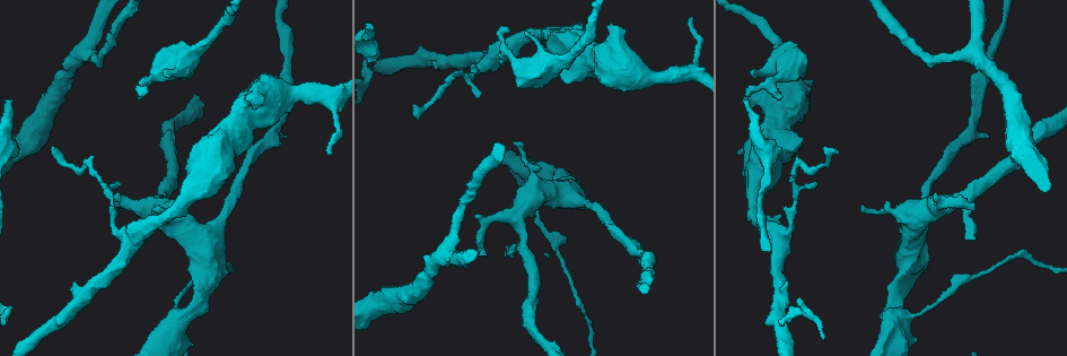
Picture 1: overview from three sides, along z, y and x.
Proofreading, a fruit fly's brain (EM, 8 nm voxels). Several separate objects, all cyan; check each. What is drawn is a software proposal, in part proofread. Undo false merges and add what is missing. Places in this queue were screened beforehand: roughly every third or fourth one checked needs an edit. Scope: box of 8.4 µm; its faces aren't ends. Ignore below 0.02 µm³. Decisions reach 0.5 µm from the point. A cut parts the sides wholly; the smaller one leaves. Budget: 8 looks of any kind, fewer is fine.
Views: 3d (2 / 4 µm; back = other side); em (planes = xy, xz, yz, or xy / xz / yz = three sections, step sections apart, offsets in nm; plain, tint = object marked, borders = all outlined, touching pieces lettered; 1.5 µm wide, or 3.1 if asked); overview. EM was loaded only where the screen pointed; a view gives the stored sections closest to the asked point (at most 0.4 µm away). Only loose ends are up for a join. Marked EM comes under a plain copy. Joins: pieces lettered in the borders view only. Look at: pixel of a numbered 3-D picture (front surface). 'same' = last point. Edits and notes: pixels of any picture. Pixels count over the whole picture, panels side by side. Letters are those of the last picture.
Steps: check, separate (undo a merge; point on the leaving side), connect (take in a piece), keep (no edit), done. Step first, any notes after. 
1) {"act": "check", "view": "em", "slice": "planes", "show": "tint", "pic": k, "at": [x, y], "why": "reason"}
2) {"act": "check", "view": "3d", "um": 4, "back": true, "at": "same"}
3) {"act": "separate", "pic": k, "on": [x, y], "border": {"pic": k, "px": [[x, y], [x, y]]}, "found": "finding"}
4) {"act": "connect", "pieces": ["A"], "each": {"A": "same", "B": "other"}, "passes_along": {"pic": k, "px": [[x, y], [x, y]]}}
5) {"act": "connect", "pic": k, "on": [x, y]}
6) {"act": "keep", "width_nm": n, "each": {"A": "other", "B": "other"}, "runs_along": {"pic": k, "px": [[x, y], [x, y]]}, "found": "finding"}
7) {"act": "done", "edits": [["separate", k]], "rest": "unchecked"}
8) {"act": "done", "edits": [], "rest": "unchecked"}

{"act": "check", "view": "em", "slice": "yz", "step": 8, "show": "borders", "pic": 1, "at": [525, 33], "why": "free end"}

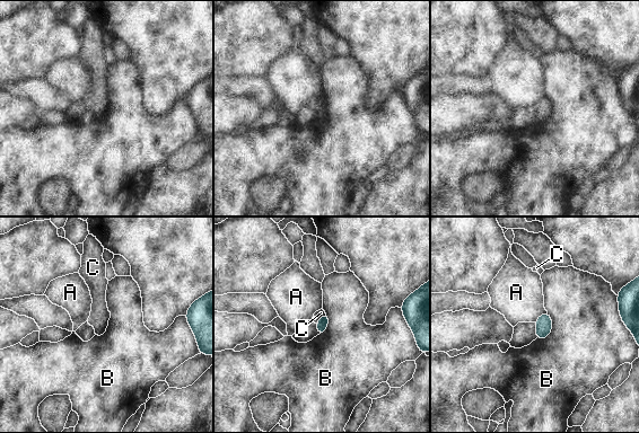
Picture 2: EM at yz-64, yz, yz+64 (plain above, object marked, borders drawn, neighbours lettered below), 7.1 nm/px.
{"act": "check", "view": "em", "slice": "planes", "show": "borders", "at": "same", "why": "another direction"}

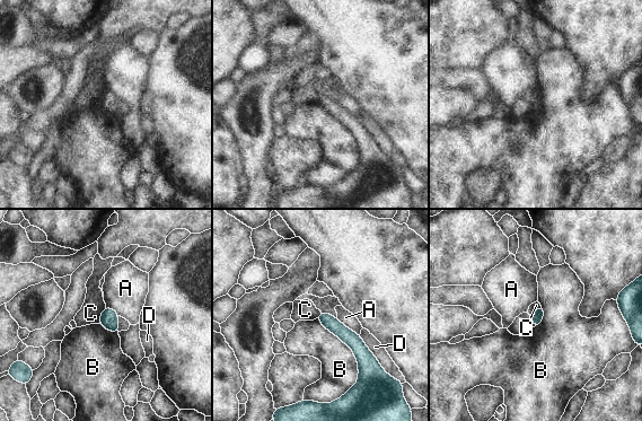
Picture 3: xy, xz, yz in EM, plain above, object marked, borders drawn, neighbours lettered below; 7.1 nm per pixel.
{"act": "keep", "each": {"A": "other", "B": "other", "C": "other", "D": "other"}, "border": {"pic": 3, "px": [[316, 318], [355, 357], [349, 391]]}, "found": "none of them fits"}

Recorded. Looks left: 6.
{"act": "check", "view": "em", "slice": "planes", "show": "borders", "pic": 1, "at": [534, 181], "why": "sudden change in width"}

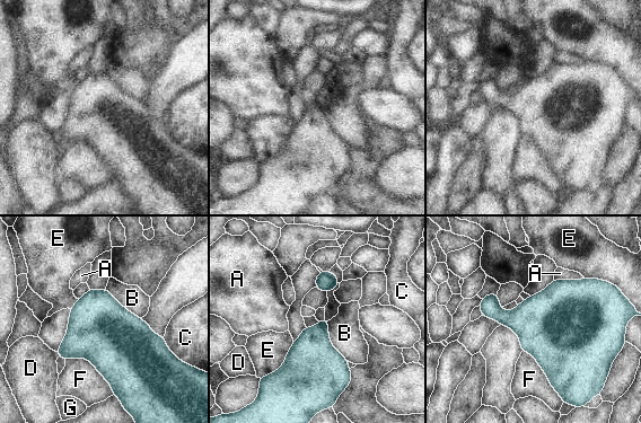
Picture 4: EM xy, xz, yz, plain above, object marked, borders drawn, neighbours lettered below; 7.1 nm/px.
{"act": "keep", "width_nm": 460, "each": {"A": "other", "B": "other", "C": "other", "D": "other", "E": "other", "F": "other", "G": "other"}, "found": "continuous, no second neuron"}

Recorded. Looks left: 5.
{"act": "check", "view": "3d", "um": 4, "pic": 1, "at": [123, 209], "why": "free end"}

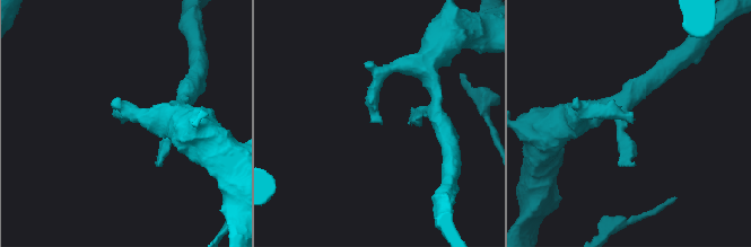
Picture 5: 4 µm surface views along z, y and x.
{"act": "check", "view": "em", "slice": "planes", "show": "borders", "pic": 5, "at": [377, 121], "why": "need the tissue"}

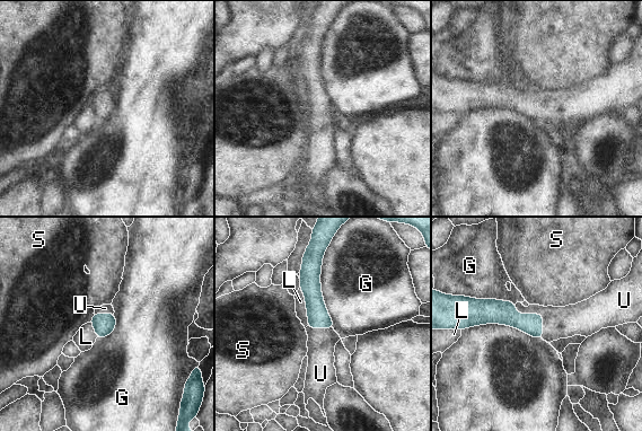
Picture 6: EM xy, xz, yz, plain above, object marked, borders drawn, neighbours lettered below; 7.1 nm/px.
{"act": "connect", "pieces": ["U"], "each": {"G": "other", "L": "other", "S": "other", "U": "same"}, "passes_along": {"pic": 6, "px": [[503, 313], [537, 314], [565, 322]]}, "found": "it goes on there"}

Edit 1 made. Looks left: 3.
{"act": "done", "edits": [["connect", 6]], "rest": "unchecked"}

